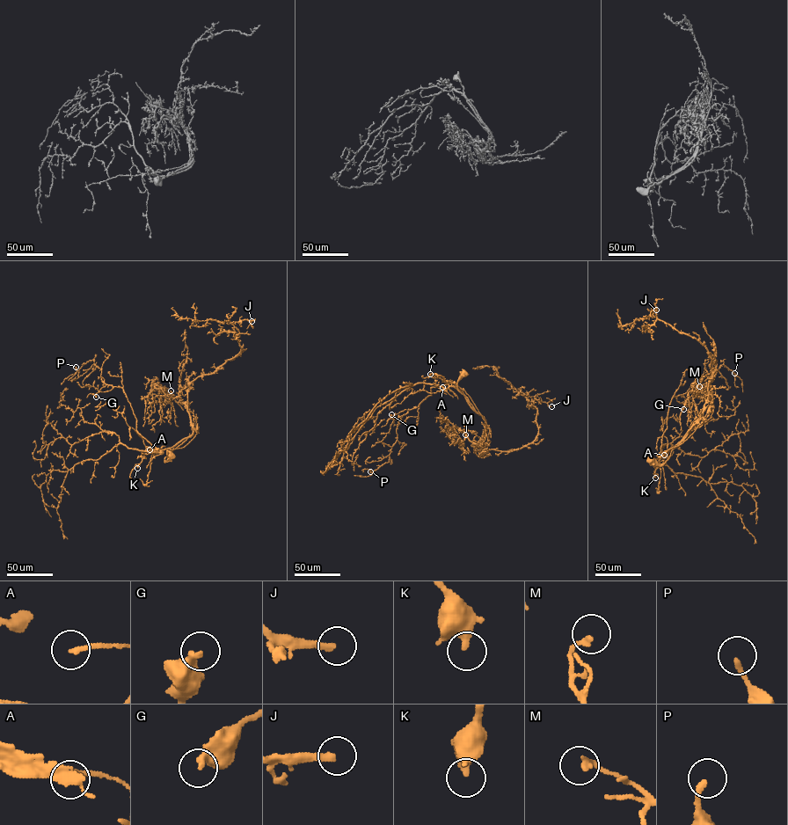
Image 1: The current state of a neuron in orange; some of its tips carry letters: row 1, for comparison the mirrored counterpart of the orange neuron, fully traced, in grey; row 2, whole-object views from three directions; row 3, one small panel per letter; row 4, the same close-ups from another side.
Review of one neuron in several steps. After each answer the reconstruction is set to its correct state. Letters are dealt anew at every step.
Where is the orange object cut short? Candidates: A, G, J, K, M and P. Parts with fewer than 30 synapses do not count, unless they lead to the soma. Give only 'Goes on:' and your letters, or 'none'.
Goes on: J

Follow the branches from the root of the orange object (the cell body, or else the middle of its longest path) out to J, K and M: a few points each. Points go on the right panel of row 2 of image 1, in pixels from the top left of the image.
J: (651, 460), (663, 463), (696, 423), (707, 400), (711, 375), (711, 356), (706, 348), (651, 315), (656, 310)
K: (651, 460), (663, 463), (688, 433), (666, 451), (663, 456), (666, 457), (657, 463), (655, 478)
M: (651, 460), (663, 463), (696, 423), (709, 395), (701, 391), (699, 386)

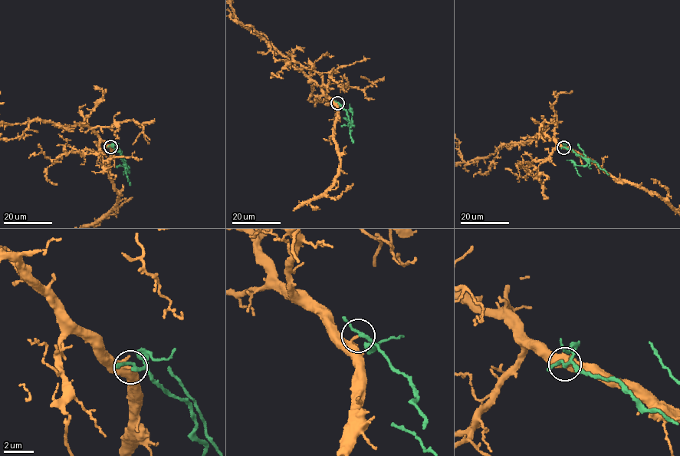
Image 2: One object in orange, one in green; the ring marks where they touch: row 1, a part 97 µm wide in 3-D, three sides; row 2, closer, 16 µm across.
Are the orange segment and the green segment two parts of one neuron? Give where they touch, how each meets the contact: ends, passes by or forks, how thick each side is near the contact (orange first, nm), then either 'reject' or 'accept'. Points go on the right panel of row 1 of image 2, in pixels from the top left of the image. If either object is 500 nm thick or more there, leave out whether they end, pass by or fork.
place (563, 147); orange passes by; green passes by; calibres 170 and 200 nm; reject

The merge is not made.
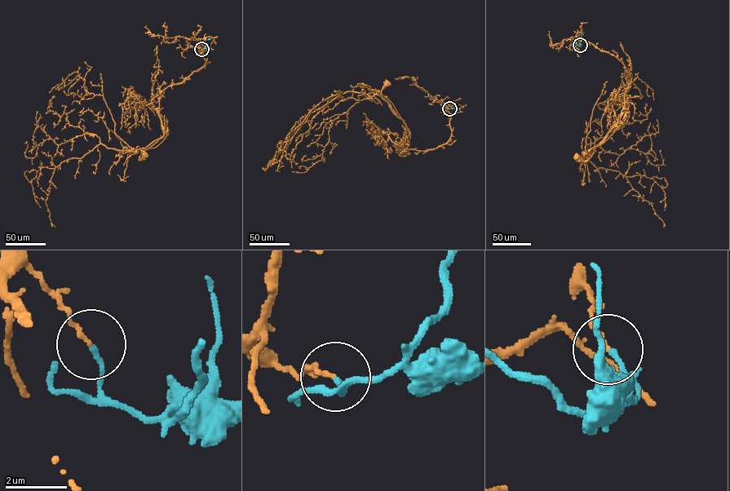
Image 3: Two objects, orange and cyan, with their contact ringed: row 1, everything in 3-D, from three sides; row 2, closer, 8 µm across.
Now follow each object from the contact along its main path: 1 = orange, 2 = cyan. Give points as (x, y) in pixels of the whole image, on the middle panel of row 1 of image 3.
1: (449, 108), (449, 139), (426, 150), (404, 148), (401, 141), (405, 123), (382, 96), (386, 83)
2: (449, 108), (459, 112)

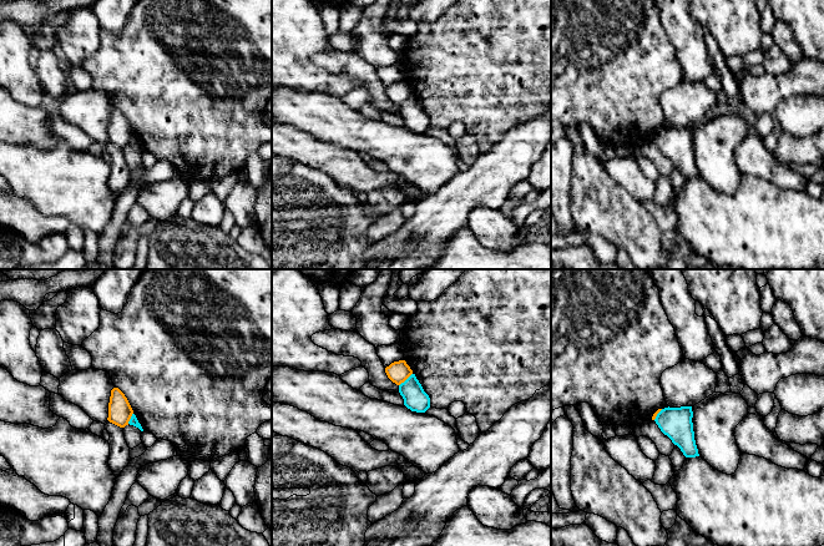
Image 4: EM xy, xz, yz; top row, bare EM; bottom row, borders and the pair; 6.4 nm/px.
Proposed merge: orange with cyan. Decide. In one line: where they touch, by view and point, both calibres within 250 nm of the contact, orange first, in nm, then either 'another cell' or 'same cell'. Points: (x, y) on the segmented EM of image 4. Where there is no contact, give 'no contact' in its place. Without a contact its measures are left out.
meets orange in xz at (405, 379); 140 nm thick on the orange side, 150 nm on the other; another cell

